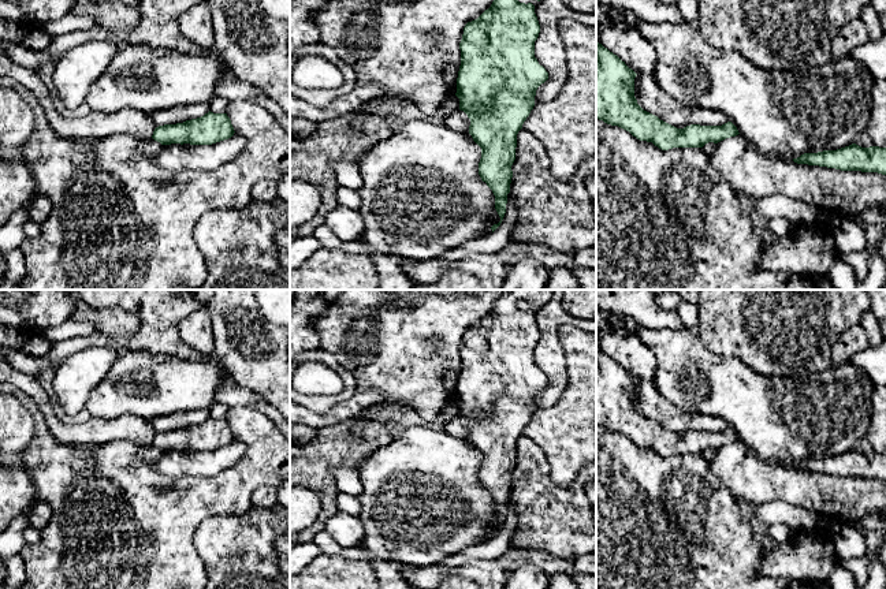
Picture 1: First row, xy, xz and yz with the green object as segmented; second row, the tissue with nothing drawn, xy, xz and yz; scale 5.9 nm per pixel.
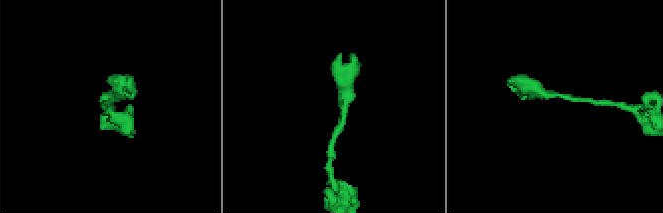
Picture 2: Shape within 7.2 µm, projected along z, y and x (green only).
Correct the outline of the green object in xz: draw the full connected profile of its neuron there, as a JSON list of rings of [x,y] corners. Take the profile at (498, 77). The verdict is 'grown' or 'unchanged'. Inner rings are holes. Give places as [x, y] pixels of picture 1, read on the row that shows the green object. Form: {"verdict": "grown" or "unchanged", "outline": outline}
{"verdict": "unchanged", "outline": [[[494,0],[477,19],[468,22],[464,27],[461,49],[461,66],[457,78],[457,93],[459,109],[470,119],[469,134],[481,148],[479,175],[495,195],[495,209],[500,217],[498,224],[491,227],[492,232],[500,225],[510,193],[513,178],[511,165],[515,160],[517,134],[535,107],[537,87],[548,79],[548,72],[535,57],[535,41],[540,33],[540,25],[532,3],[518,0]]]}

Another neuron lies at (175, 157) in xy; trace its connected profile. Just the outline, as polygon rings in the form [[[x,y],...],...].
[[[232,135],[212,145],[171,143],[164,145],[155,161],[170,171],[211,172],[238,157],[246,145],[243,137]]]

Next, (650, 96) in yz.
[[[636,75],[634,97],[644,111],[677,128],[690,124],[722,126],[730,122],[729,116],[719,111],[678,102],[664,93],[651,75]]]

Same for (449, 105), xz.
[[[450,96],[447,98],[444,98],[440,105],[438,107],[436,112],[435,112],[435,118],[442,118],[446,119],[450,115],[455,113],[457,111],[459,111],[459,105],[457,102],[457,96]]]

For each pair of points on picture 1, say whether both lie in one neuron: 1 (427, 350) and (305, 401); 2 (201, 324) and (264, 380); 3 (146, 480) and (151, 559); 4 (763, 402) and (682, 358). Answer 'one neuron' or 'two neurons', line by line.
1: two neurons
2: two neurons
3: one neuron
4: one neuron

